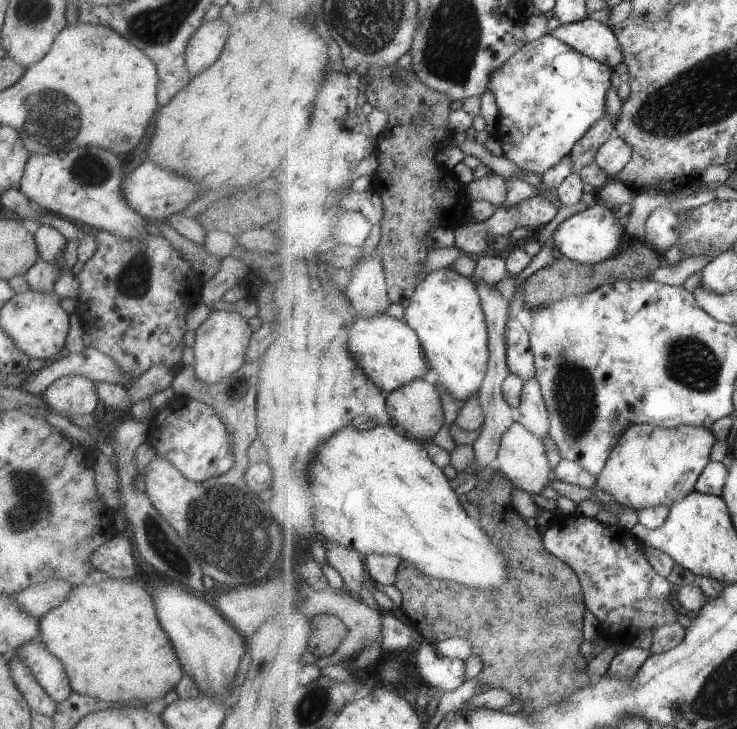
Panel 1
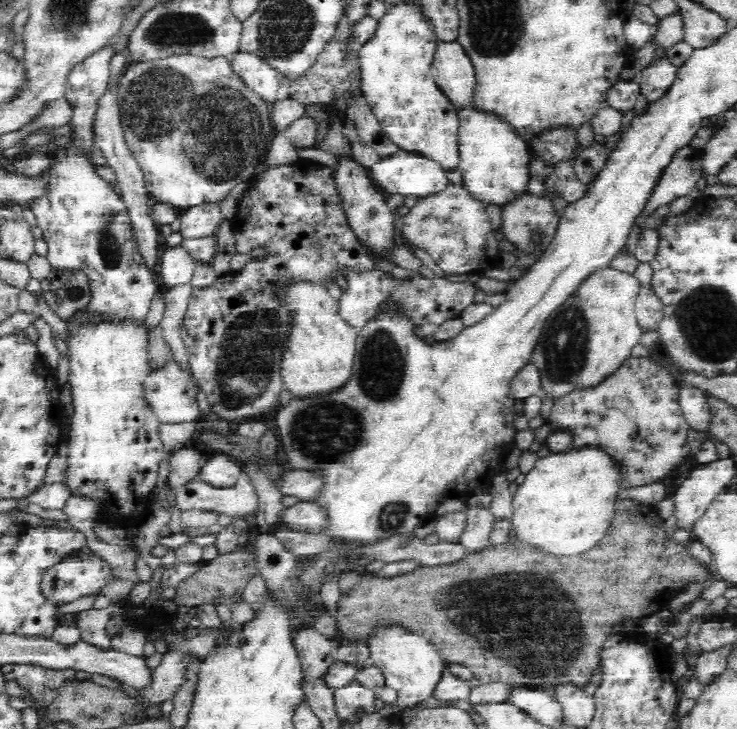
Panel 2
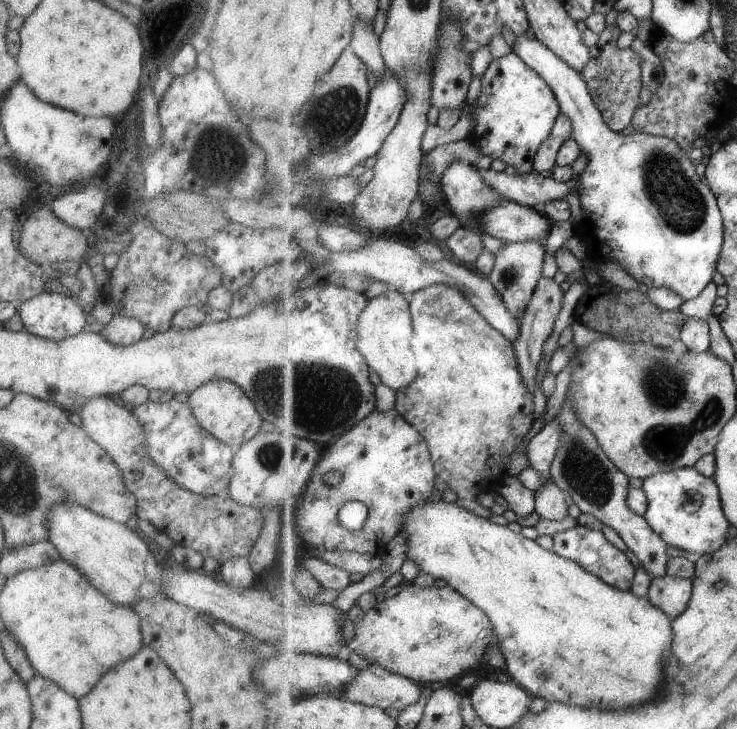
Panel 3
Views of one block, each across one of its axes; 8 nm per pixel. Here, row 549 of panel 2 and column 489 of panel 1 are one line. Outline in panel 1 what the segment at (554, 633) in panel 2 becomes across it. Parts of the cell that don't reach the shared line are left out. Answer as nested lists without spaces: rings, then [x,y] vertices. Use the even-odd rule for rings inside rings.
[[[500,474],[487,483],[483,491],[475,488],[465,497],[479,508],[481,526],[486,533],[491,534],[493,542],[501,546],[505,558],[509,558],[515,576],[513,582],[509,582],[499,592],[477,592],[453,582],[441,582],[423,575],[415,566],[402,560],[393,586],[401,594],[400,609],[404,618],[430,644],[437,646],[453,636],[465,636],[473,642],[473,652],[483,658],[484,664],[483,670],[474,680],[483,688],[509,690],[514,695],[513,702],[522,700],[521,709],[543,709],[551,704],[563,703],[576,691],[593,683],[594,678],[585,672],[589,660],[579,652],[581,644],[585,642],[583,616],[587,608],[578,573],[567,562],[547,551],[538,528],[530,528],[524,518],[519,516],[511,502],[513,488],[515,486]]]

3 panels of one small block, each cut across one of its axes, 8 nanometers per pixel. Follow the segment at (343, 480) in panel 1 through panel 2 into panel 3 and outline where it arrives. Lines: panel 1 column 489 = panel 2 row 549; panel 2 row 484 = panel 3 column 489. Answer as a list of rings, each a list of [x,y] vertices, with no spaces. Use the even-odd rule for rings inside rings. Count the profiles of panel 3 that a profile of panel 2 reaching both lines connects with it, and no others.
[[[446,497],[438,501],[427,499],[418,507],[411,509],[406,514],[406,521],[402,527],[402,532],[406,534],[405,560],[411,560],[417,569],[425,574],[429,574],[437,580],[444,580],[447,584],[455,587],[463,596],[474,602],[485,614],[489,615],[494,624],[497,640],[502,642],[502,650],[506,656],[505,670],[508,672],[512,682],[523,687],[531,696],[543,696],[547,700],[563,700],[569,704],[579,704],[579,706],[589,706],[589,708],[605,708],[605,710],[619,710],[619,708],[629,708],[629,706],[639,706],[657,696],[659,690],[665,688],[667,676],[665,674],[666,664],[669,660],[659,658],[667,648],[671,648],[674,642],[674,624],[672,618],[663,612],[658,606],[653,606],[649,599],[637,596],[633,591],[624,591],[610,584],[602,578],[594,575],[578,562],[562,557],[555,551],[547,550],[521,532],[513,532],[509,526],[499,525],[491,522],[487,518],[477,516],[475,511],[466,509],[451,502]]]

